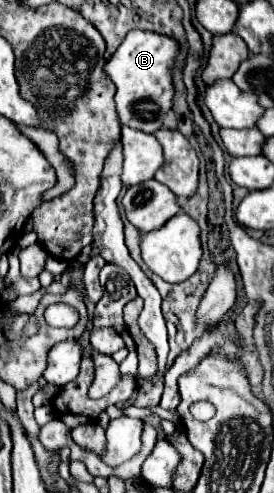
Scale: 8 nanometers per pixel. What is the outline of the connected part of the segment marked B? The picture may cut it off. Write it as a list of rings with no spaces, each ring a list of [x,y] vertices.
[[[133,30],[129,32],[115,54],[105,64],[105,74],[115,84],[115,106],[117,116],[123,126],[141,130],[141,132],[155,132],[161,128],[165,114],[171,110],[171,66],[177,54],[177,42],[169,36],[161,36],[155,32]]]

